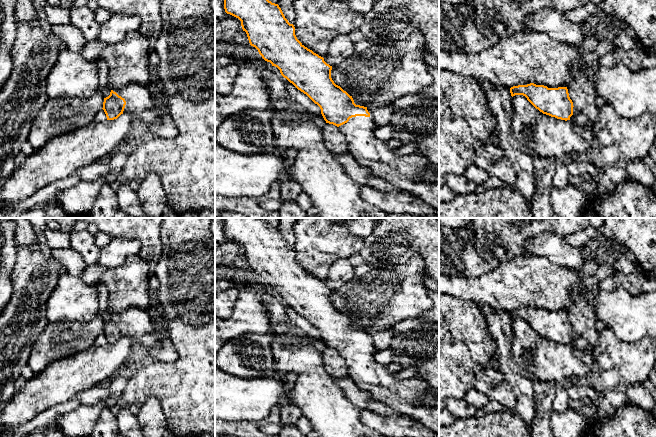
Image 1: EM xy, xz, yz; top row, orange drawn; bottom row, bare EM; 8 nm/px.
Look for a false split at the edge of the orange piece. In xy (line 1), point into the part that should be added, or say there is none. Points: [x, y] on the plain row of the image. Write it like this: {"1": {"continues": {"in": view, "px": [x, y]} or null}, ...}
{"1": {"continues": {"in": "xy", "px": [138, 322]}}}

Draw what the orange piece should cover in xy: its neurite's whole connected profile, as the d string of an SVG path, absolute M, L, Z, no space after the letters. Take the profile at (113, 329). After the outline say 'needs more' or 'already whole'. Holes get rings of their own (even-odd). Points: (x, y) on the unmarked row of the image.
M130 307L122 313L113 313L110 319L104 322L103 334L107 344L117 343L123 337L129 337L133 341L138 341L144 334L154 330L154 322L149 316L146 309Z; needs more

